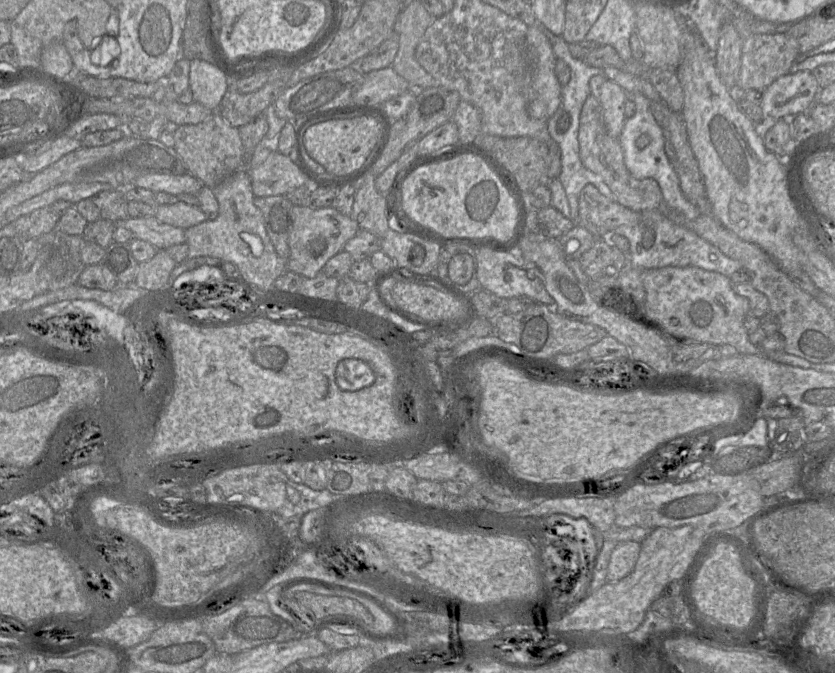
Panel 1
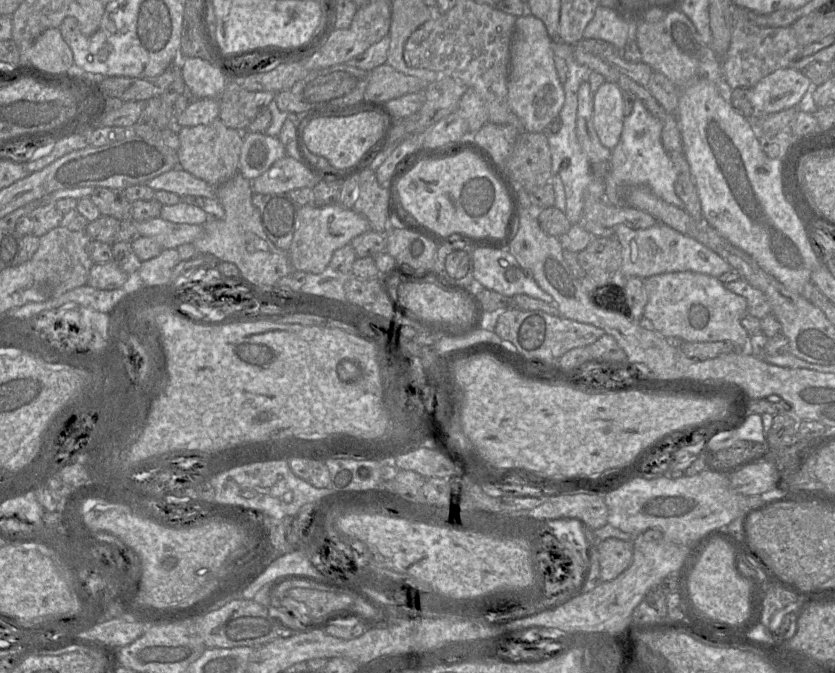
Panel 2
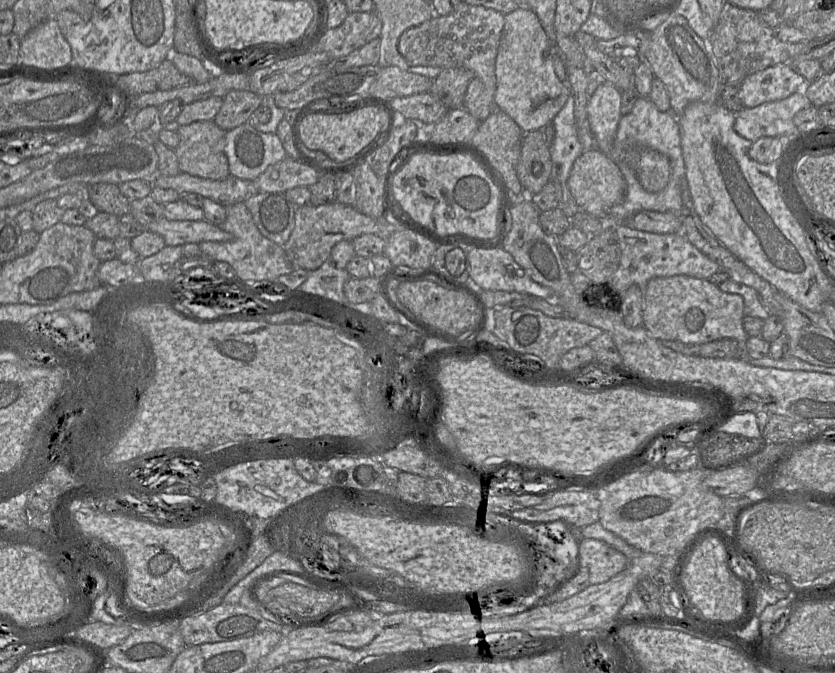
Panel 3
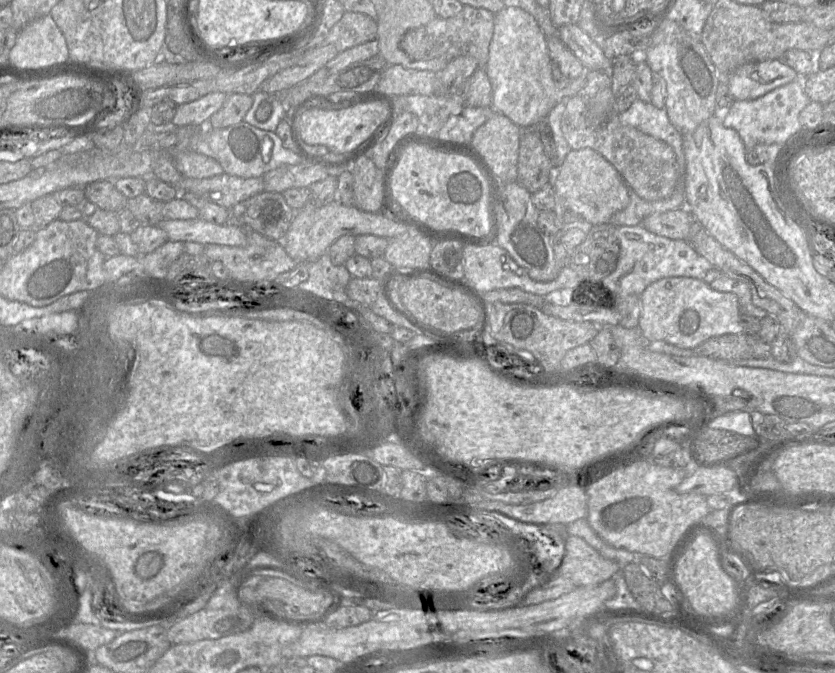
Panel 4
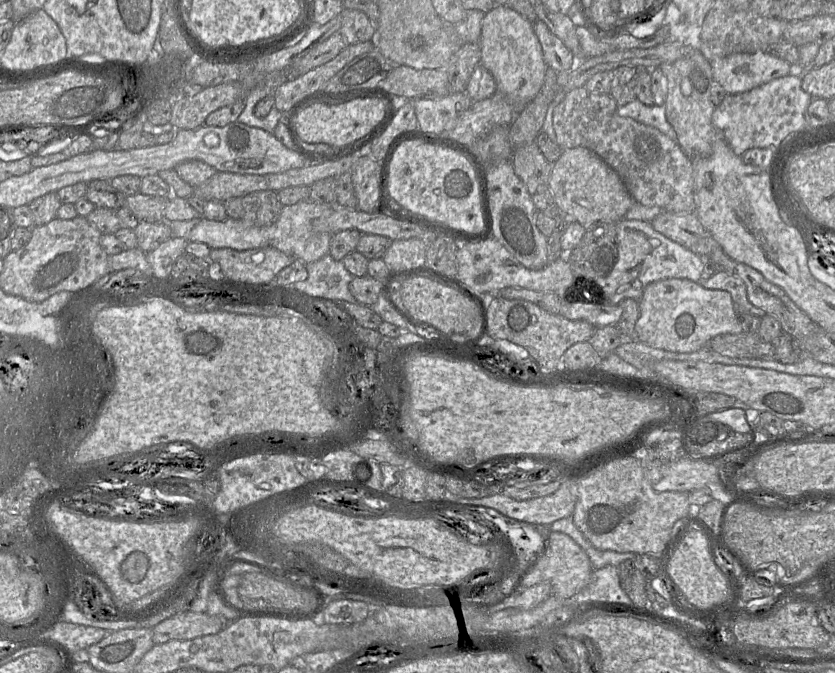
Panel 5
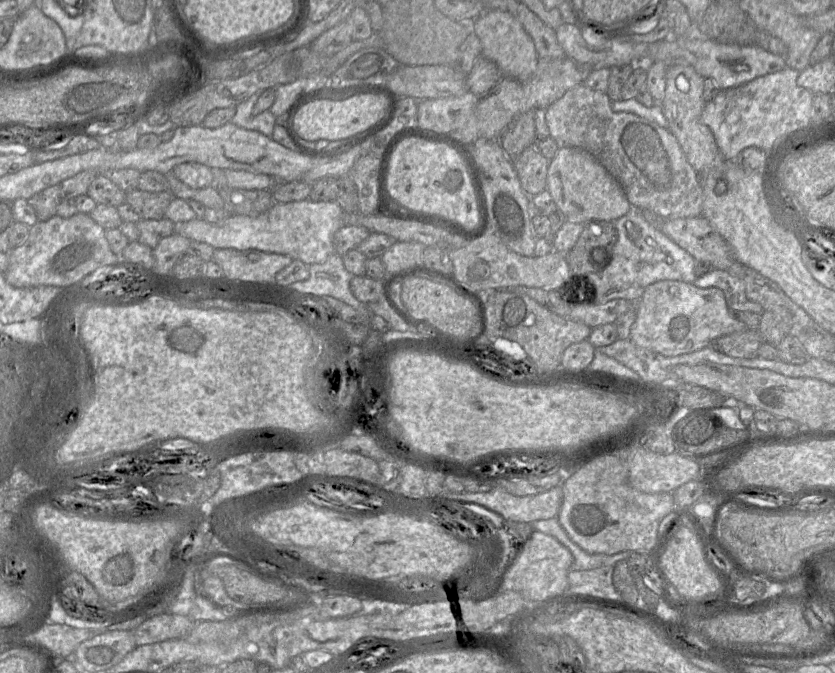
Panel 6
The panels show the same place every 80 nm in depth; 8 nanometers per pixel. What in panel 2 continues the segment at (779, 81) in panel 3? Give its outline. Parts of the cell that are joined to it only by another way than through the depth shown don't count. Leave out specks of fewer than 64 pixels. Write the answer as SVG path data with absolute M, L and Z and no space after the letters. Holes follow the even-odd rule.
M789 66L776 70L748 88L748 99L755 115L766 115L804 104L810 79Z

